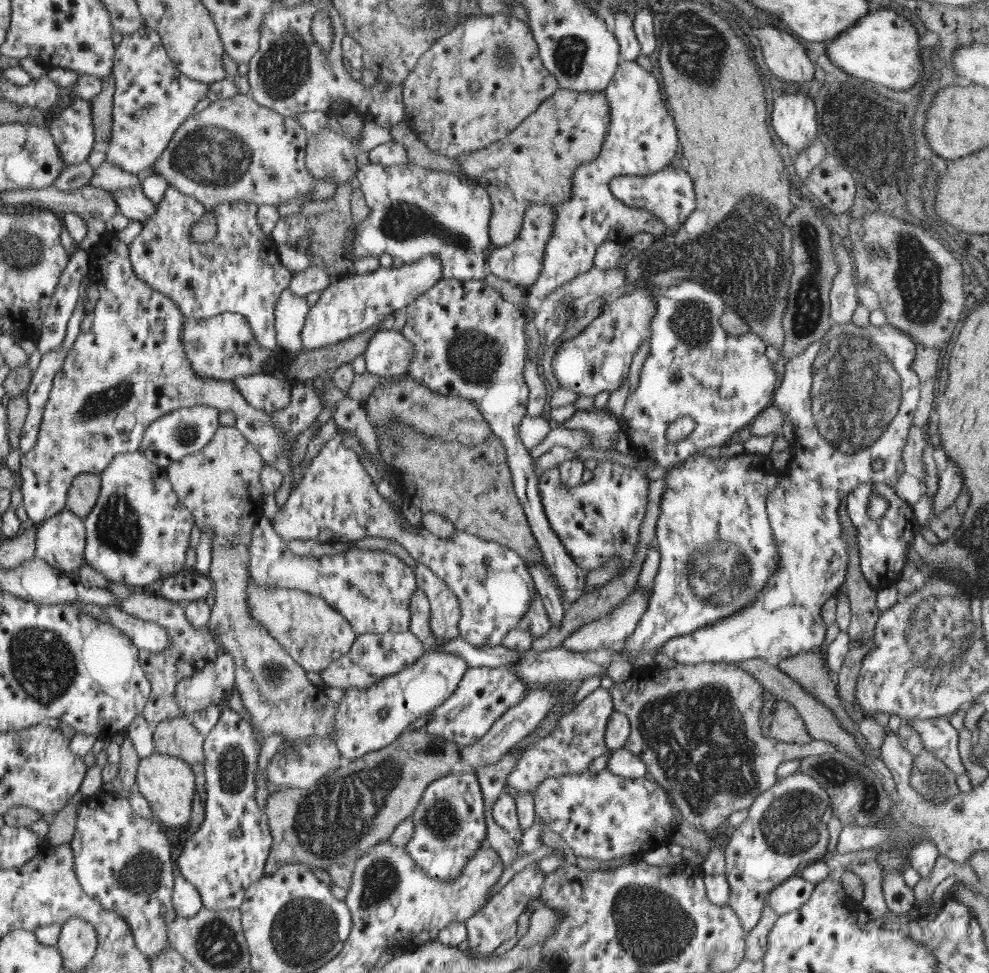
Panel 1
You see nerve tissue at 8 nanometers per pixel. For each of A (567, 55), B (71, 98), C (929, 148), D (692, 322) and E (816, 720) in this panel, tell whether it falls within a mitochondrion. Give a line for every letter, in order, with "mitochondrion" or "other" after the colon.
A: mitochondrion
B: other
C: other
D: mitochondrion
E: other

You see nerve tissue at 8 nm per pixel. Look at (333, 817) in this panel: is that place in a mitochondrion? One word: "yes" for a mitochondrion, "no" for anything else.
yes

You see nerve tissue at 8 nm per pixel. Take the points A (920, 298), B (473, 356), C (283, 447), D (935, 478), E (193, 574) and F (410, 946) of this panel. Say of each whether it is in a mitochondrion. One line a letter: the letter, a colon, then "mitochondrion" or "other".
A: mitochondrion
B: mitochondrion
C: other
D: other
E: other
F: other

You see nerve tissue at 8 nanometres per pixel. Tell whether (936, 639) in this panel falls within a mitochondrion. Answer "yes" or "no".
yes

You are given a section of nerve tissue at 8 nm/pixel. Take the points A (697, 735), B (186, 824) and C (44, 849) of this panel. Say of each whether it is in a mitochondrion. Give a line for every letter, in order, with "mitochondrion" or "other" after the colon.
A: mitochondrion
B: other
C: other

